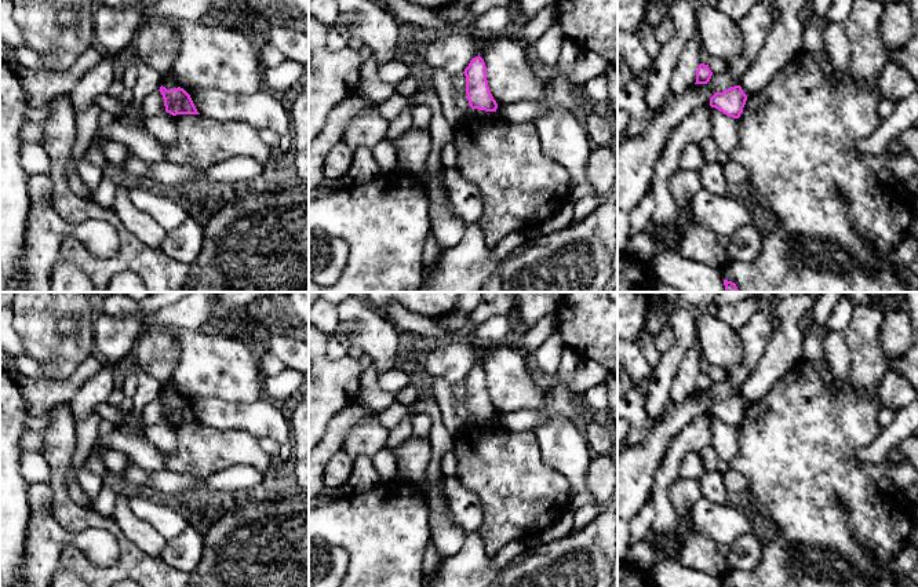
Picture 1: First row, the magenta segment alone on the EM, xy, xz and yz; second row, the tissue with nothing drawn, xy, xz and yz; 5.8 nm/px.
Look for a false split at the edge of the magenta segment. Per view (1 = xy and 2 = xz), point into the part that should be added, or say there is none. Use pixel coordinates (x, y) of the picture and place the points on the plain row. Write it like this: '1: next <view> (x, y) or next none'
1: next none
2: next none

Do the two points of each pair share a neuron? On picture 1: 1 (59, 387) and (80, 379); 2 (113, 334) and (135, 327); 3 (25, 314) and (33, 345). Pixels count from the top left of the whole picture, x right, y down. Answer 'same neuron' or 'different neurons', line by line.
1: same neuron
2: same neuron
3: same neuron

